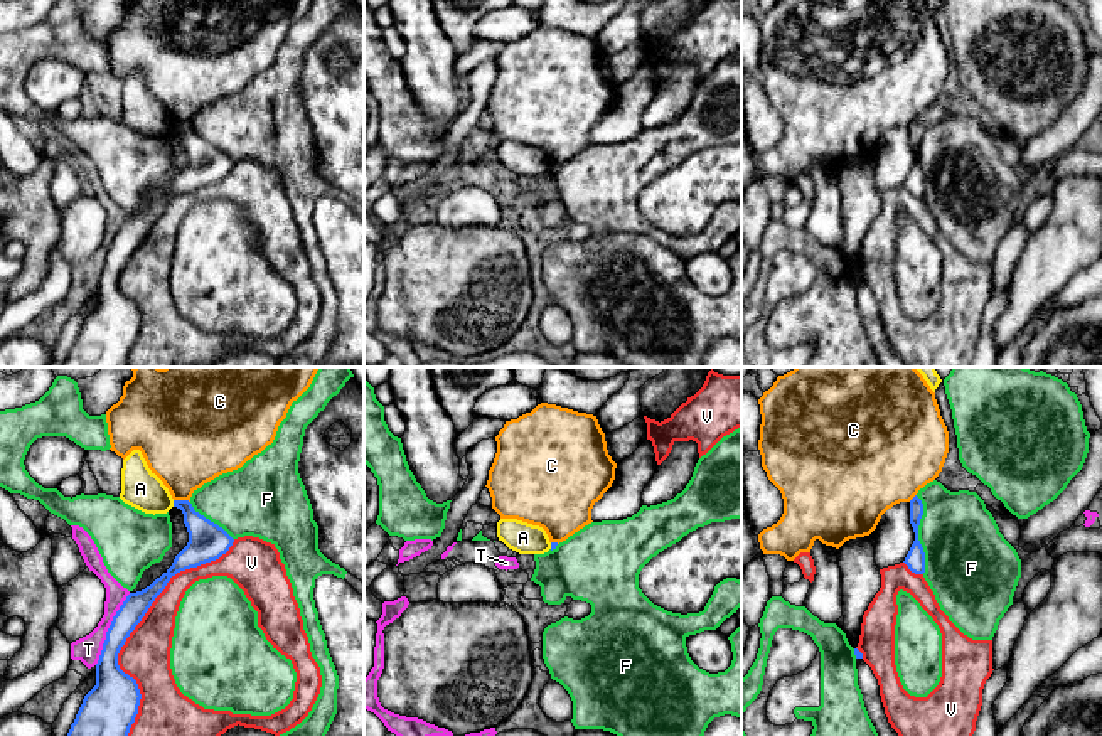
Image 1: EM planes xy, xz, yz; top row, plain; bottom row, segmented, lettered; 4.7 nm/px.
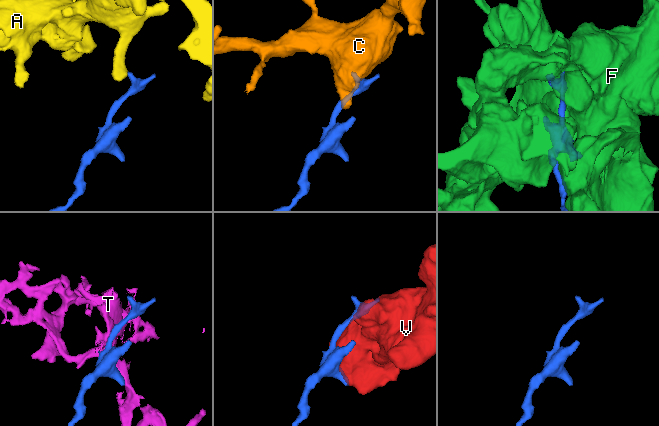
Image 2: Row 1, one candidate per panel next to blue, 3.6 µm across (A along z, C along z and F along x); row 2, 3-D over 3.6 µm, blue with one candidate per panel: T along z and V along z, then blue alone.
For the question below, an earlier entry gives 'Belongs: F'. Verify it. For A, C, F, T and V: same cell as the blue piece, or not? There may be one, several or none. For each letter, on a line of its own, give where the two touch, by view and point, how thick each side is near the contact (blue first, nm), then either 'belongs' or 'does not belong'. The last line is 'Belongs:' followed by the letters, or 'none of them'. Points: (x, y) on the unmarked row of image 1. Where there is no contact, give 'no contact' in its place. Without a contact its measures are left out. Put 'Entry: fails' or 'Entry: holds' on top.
Entry: fails
A: meets blue in xy at (174, 127); 180 nm thick on the blue side, 190 nm on the other; does not belong
C: meets blue in xy at (182, 123); 180 nm thick on the blue side, 380 nm on the other; does not belong
F: meets blue in yz at (917, 157); 100 nm thick on the blue side, 380 nm on the other; does not belong
T: meets blue in xy at (108, 251); 150 nm thick on the blue side, 130 nm on the other; does not belong
V: meets blue in xy at (135, 248); 120 nm thick on the blue side, 240 nm on the other; does not belong
Belongs: none of them

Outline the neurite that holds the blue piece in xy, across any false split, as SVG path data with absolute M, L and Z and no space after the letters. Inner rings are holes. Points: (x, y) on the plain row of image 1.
M174 123L184 136L187 168L172 189L142 214L130 216L106 254L96 286L96 308L84 318L74 345L61 367L126 367L140 328L140 312L118 288L118 276L172 199L219 182L234 162L217 147L194 133L189 123Z

